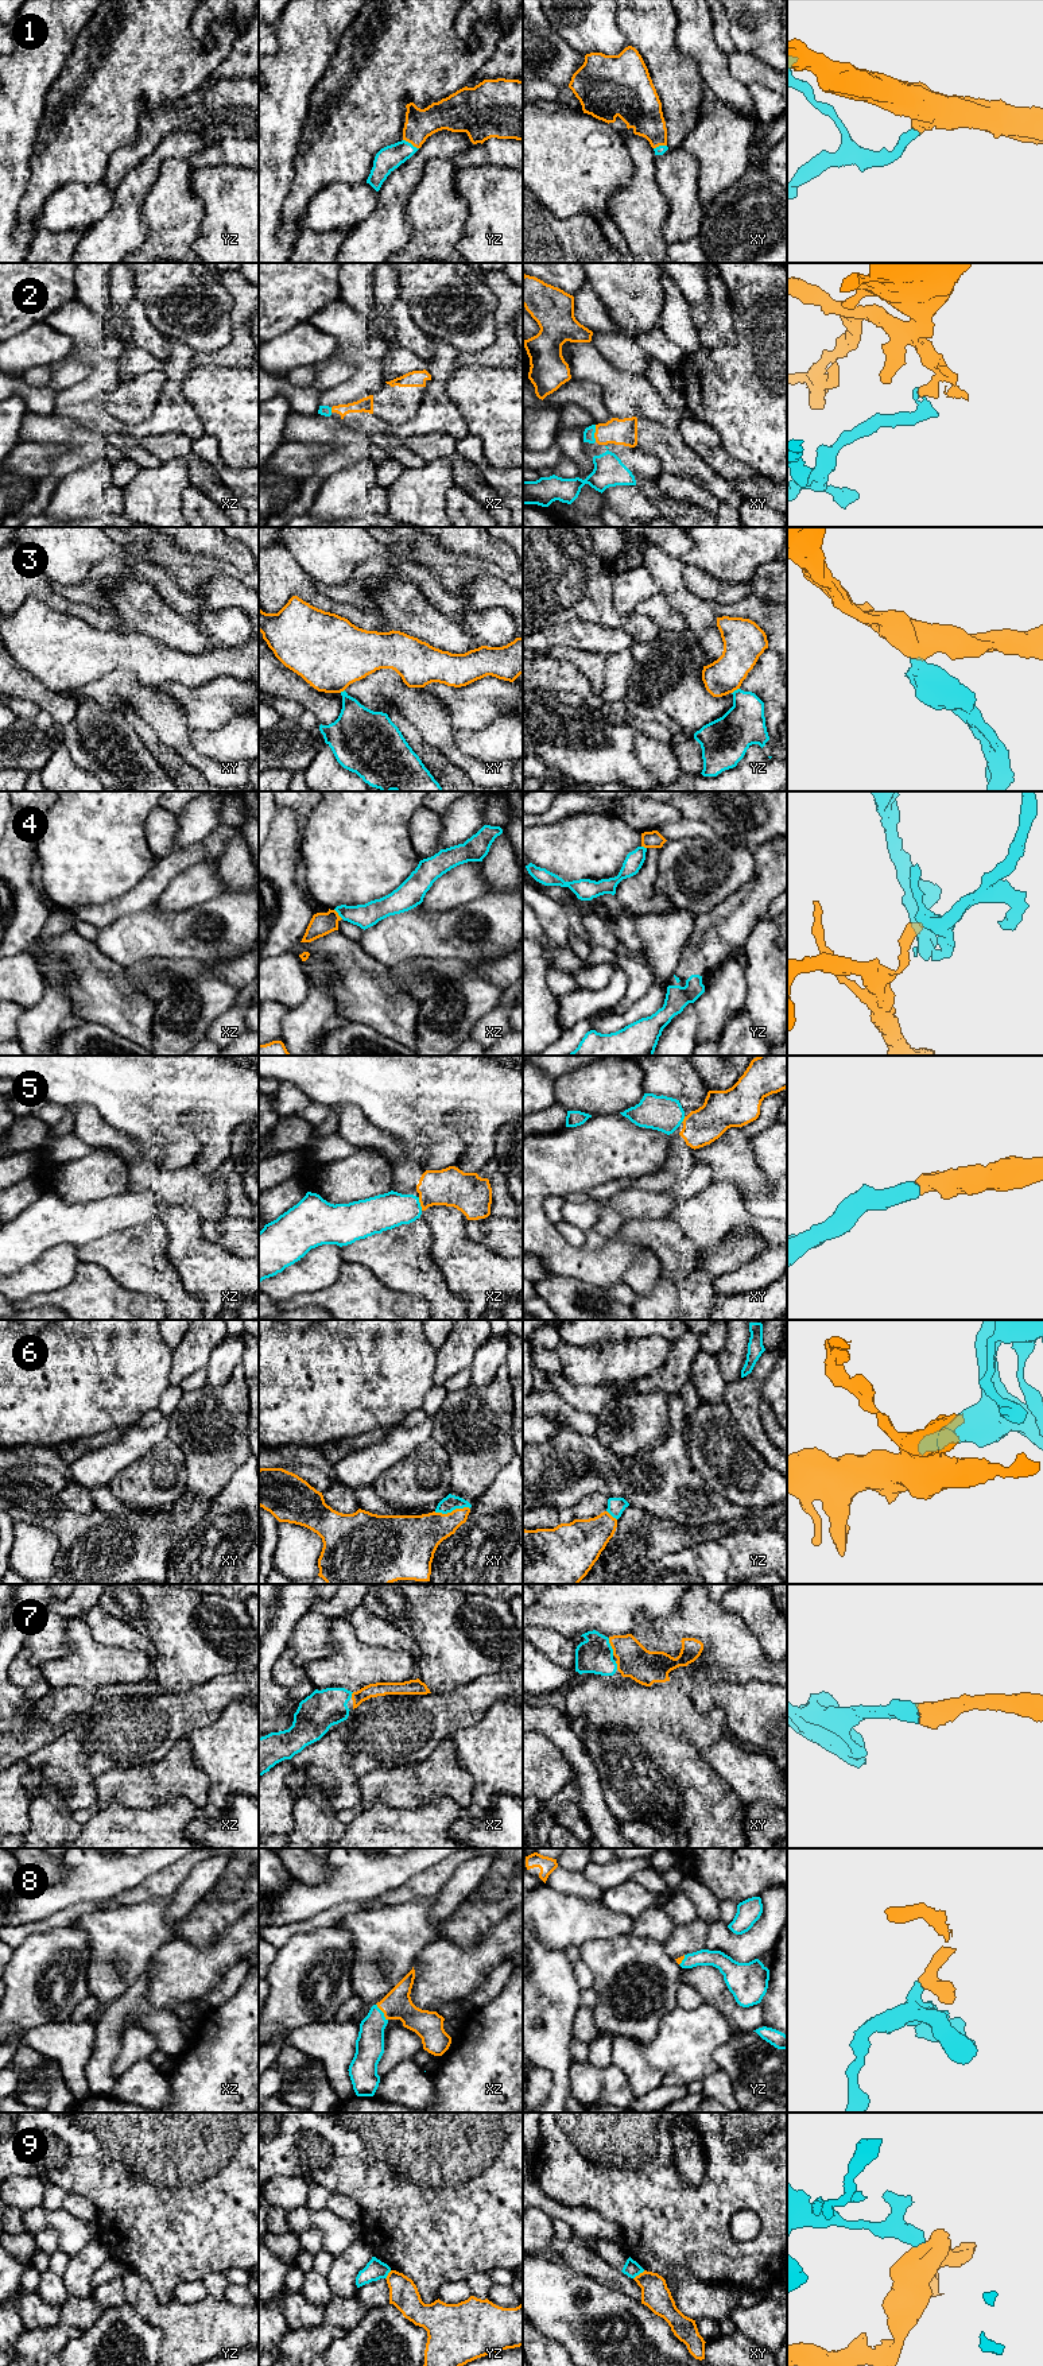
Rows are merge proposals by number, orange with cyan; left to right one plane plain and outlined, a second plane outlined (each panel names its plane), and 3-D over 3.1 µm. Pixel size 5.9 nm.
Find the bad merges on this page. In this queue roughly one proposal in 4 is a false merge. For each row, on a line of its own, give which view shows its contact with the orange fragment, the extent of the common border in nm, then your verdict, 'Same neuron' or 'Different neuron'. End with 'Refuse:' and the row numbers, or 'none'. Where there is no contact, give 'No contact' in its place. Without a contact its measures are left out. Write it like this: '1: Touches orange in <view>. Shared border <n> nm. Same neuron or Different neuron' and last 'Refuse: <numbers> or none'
1: Touches orange in yz. Shared border 110 nm. Same neuron
2: Touches orange in xy. Shared border 100 nm. Same neuron
3: Touches orange in yz. Shared border 60 nm. Different neuron
4: Touches orange in xz. Shared border 80 nm. Different neuron
5: Touches orange in xz. Shared border 80 nm. Same neuron
6: Touches orange in xy. Shared border 220 nm. Same neuron
7: Touches orange in xy. Shared border 110 nm. Same neuron
8: Touches orange in xz. Shared border 120 nm. Same neuron
9: Touches orange in xy. Shared border 90 nm. Different neuron
Refuse: 3, 4, 9

